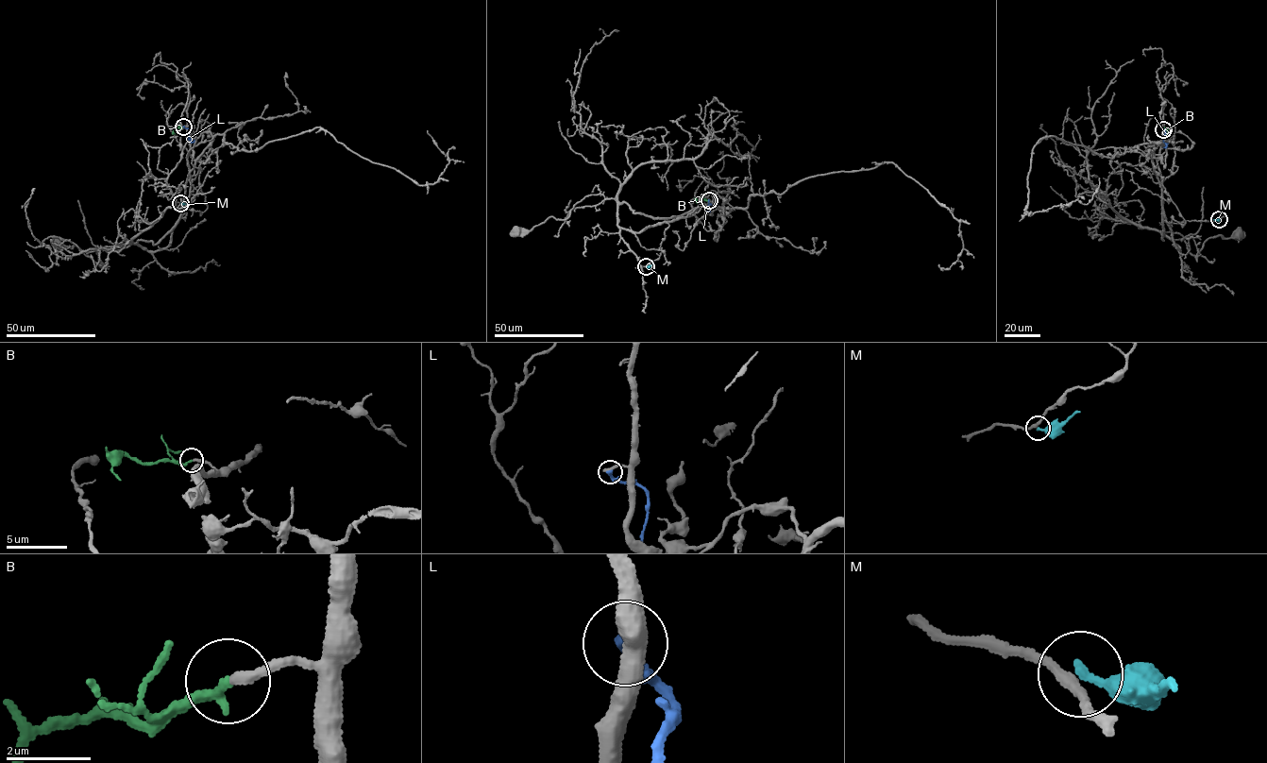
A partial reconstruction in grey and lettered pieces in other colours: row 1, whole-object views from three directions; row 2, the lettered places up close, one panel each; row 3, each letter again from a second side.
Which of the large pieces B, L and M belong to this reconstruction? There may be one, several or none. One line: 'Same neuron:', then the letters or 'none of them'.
Same neuron: B

